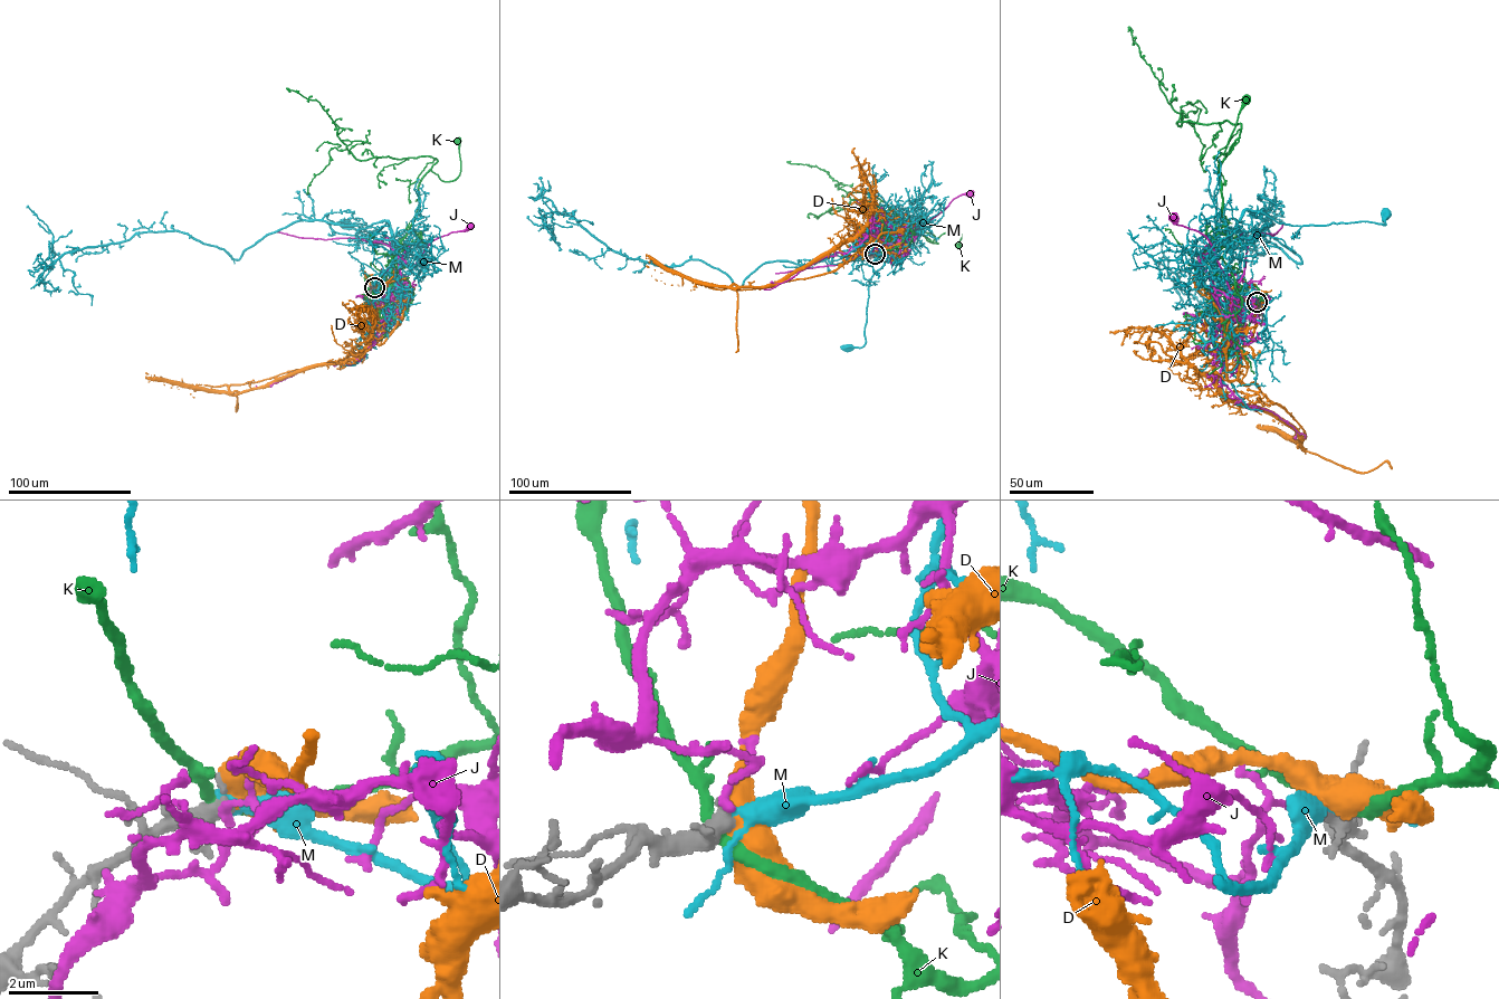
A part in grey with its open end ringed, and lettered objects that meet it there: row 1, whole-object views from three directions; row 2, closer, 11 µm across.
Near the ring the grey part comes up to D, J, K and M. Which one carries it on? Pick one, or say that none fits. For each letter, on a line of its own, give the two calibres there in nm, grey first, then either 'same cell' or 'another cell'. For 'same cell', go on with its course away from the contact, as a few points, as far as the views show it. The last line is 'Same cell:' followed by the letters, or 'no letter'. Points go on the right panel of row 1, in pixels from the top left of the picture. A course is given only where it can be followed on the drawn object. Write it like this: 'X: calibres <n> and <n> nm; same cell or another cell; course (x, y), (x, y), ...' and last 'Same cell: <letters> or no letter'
D: calibres 320 and 550 nm; another cell
J: calibres 300 and 140 nm; another cell
K: calibres 360 and 280 nm; another cell
M: calibres 320 and 240 nm; another cell
Same cell: no letter

